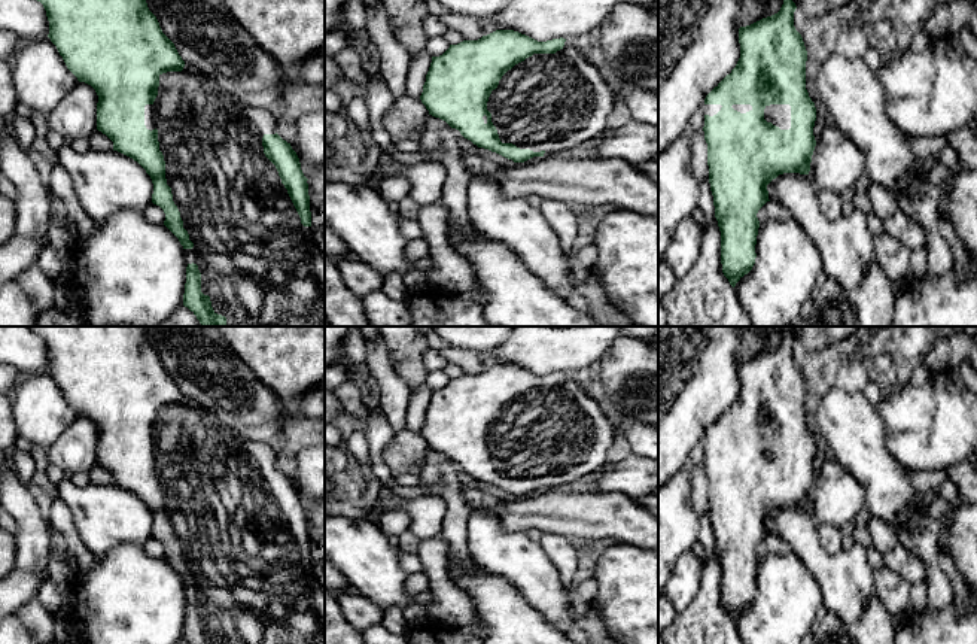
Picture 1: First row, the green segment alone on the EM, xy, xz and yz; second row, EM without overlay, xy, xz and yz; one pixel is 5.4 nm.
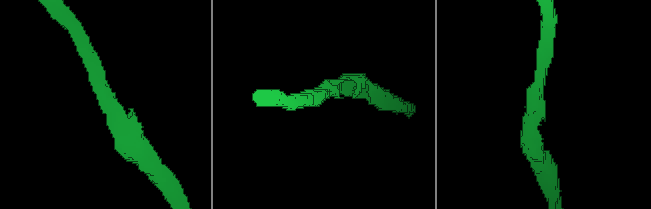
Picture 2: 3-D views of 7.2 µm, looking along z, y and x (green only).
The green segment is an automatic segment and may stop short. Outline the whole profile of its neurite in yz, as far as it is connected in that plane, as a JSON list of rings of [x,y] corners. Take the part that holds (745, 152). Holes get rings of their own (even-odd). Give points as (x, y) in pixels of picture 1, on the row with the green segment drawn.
[[[783,0],[777,13],[739,28],[740,58],[701,107],[722,273],[733,288],[755,264],[757,213],[770,201],[767,185],[783,173],[809,174],[816,146],[816,107],[806,89],[807,51],[794,27],[795,9]]]

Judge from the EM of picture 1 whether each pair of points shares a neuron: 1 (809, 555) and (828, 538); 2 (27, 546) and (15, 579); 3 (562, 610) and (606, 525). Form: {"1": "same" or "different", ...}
{"1": "different", "2": "different", "3": "different"}

